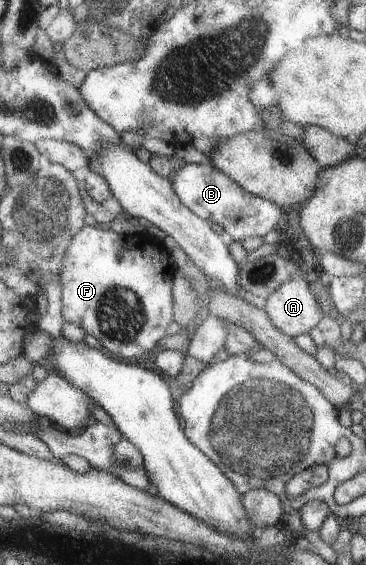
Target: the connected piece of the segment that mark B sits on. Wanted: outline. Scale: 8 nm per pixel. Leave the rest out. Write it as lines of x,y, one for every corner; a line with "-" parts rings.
182,163
172,178
175,192
189,210
207,222
222,227
230,241
242,243
252,237
264,237
279,226
284,208
247,192
242,185
212,165

